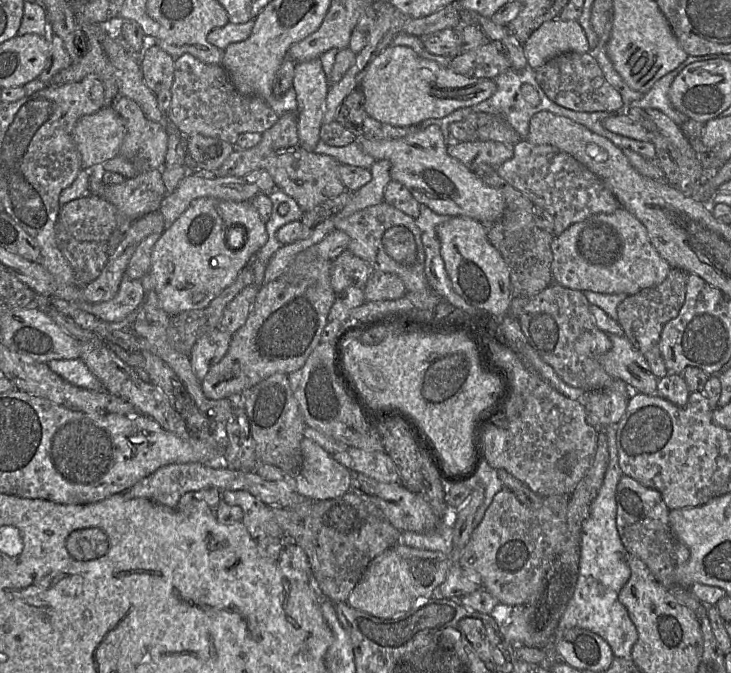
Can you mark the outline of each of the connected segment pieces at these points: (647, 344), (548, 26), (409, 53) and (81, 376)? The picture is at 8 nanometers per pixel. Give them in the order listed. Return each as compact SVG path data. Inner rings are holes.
M671 268L662 283L643 289L635 295L627 296L617 308L617 322L622 327L625 336L645 357L652 373L658 379L668 374L660 350L661 333L666 323L677 317L684 304L687 276L688 274L683 270Z
M555 18L543 23L524 44L528 65L538 69L552 58L566 52L590 51L585 32L578 20Z
M389 45L367 67L359 84L364 94L364 108L367 114L377 121L393 126L419 126L431 118L443 118L453 111L474 106L490 98L497 89L489 78L470 78L454 72L448 66L441 66L433 60L419 56L412 48Z
M80 358L51 360L47 365L51 371L76 387L91 391L103 390L101 382Z

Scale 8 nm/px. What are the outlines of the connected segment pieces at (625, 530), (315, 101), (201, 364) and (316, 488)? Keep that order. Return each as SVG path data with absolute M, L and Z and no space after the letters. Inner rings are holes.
M622 474L616 487L615 499L616 527L628 554L642 560L664 588L680 588L675 585L675 569L688 560L689 549L676 540L669 523L670 509L660 493Z
M320 58L295 65L293 87L298 104L299 145L314 152L320 141L324 106L330 88Z
M215 328L198 338L189 359L197 379L202 382L209 369L227 353L232 335Z
M310 439L301 441L303 463L295 475L296 492L313 500L328 500L350 491L352 471Z

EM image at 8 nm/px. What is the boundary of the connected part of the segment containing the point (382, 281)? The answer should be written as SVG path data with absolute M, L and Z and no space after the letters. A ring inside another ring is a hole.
M374 271L363 288L363 292L365 301L374 302L396 300L408 291L397 275Z

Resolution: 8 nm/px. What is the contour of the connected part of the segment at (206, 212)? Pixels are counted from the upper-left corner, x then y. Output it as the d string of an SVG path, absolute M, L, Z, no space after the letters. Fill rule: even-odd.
M198 198L160 235L152 253L149 275L162 309L170 316L206 308L237 275L251 263L268 239L266 224L251 201L234 202L215 198Z

